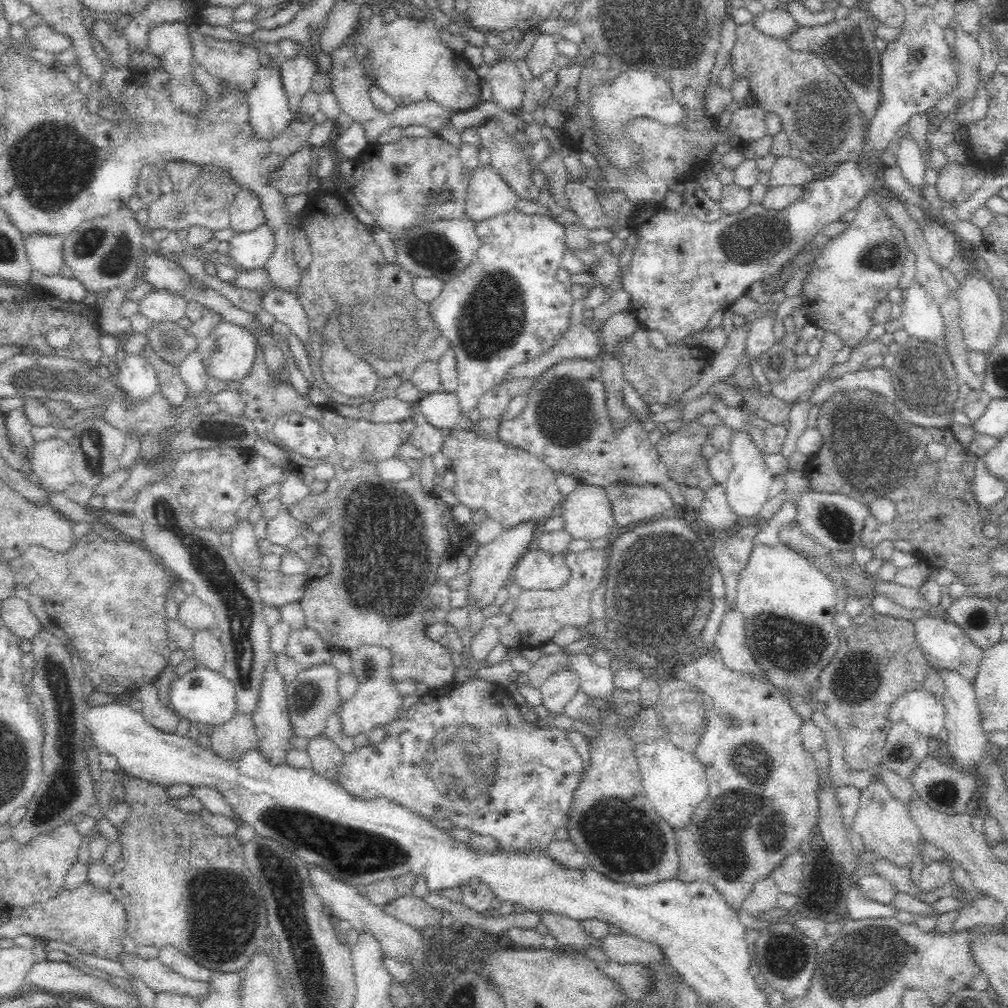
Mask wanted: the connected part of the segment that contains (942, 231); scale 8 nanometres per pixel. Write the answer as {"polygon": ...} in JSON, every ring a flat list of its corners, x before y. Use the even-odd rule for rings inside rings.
{"polygon":[[923,218,926,221,923,235,928,243,929,253,938,268,947,268,952,264,952,258,956,256,956,239,952,231,947,229,938,220]]}

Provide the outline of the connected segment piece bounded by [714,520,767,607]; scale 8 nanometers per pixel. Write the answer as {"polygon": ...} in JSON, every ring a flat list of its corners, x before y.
{"polygon":[[760,520,758,523,743,528,720,532,726,536,720,538,724,542,714,546,714,554,716,554,716,566,720,569,725,583,726,604,730,607,734,607,735,604,736,584,740,578,740,572,746,568,748,558,754,550,754,538,766,524,766,521]]}

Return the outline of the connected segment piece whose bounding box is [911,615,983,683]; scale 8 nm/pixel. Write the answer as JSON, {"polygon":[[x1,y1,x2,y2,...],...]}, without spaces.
{"polygon":[[930,615,918,617,911,623,914,627,917,645,924,653,924,657,930,666,936,667,936,669,955,670,967,681,973,682,980,660,982,660,983,650,968,637,964,629,948,619]]}

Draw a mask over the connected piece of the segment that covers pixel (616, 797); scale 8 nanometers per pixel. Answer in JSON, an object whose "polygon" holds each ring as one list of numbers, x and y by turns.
{"polygon":[[613,696,589,697,586,704,590,704,590,708,596,708,598,722,590,722,590,720,584,719,586,726,590,726,590,730,588,729,587,732,592,734,592,736,589,736,587,732,583,734,588,743,590,760,588,760,588,766,584,768,584,772,581,772,580,782,574,789,570,810,567,813,565,827,569,839,574,842,580,852,588,857,592,869,615,883,624,886,628,884,645,887,663,880,676,879,679,868,677,836,674,835,671,826,668,826,664,820,660,820,660,816,654,812,654,808,650,804,646,804,646,798,644,798,644,792,642,792,641,772,638,768,638,740,632,736,638,716,646,709,645,705,639,704,639,708,635,709,635,712,630,715,621,715,620,712,617,712,620,716,620,722,614,728,610,728,604,722,604,718,608,714,616,712]]}

